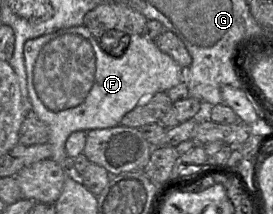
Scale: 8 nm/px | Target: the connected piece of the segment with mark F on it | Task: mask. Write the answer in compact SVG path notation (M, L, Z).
M83 25L27 40L24 44L24 59L32 110L47 125L51 159L62 168L67 157L65 143L72 132L117 126L126 113L139 105L140 100L157 92L168 91L184 81L185 73L177 62L157 47L155 40L143 35L130 35L125 52L120 57L114 57L100 48L98 40Z

